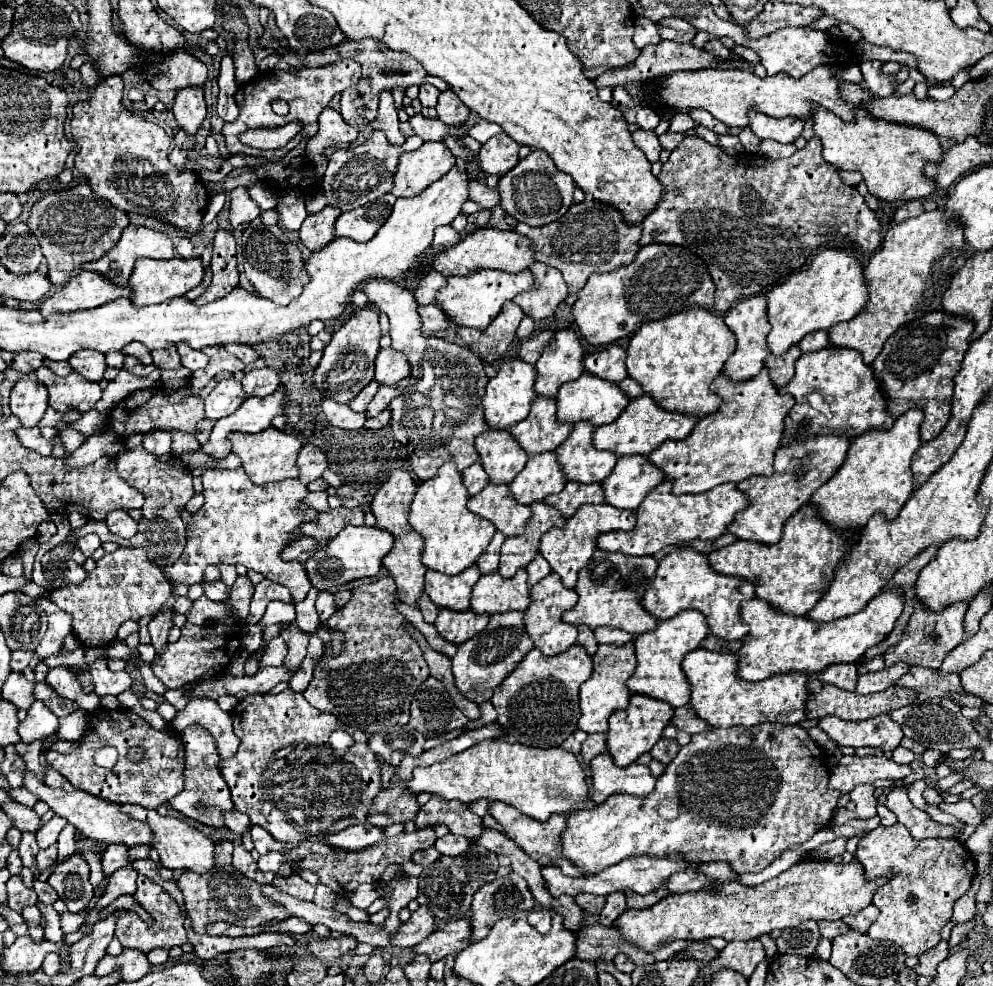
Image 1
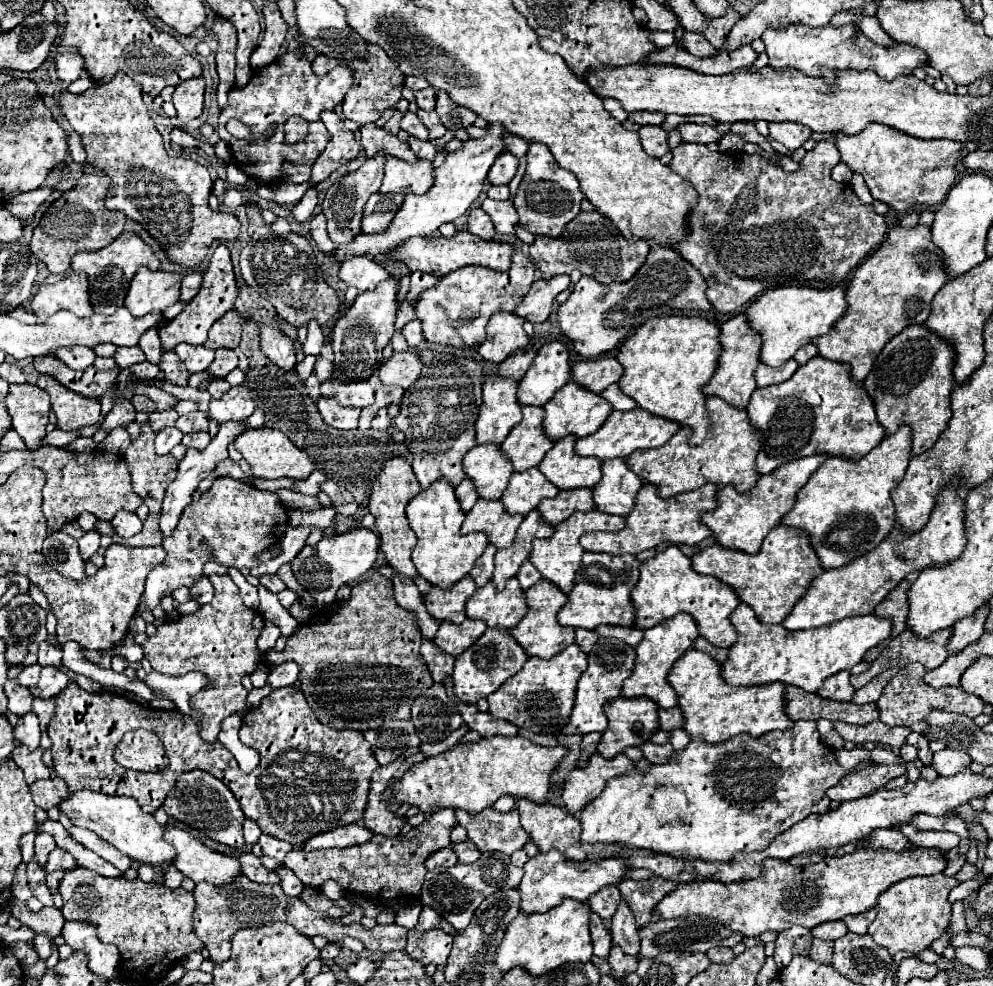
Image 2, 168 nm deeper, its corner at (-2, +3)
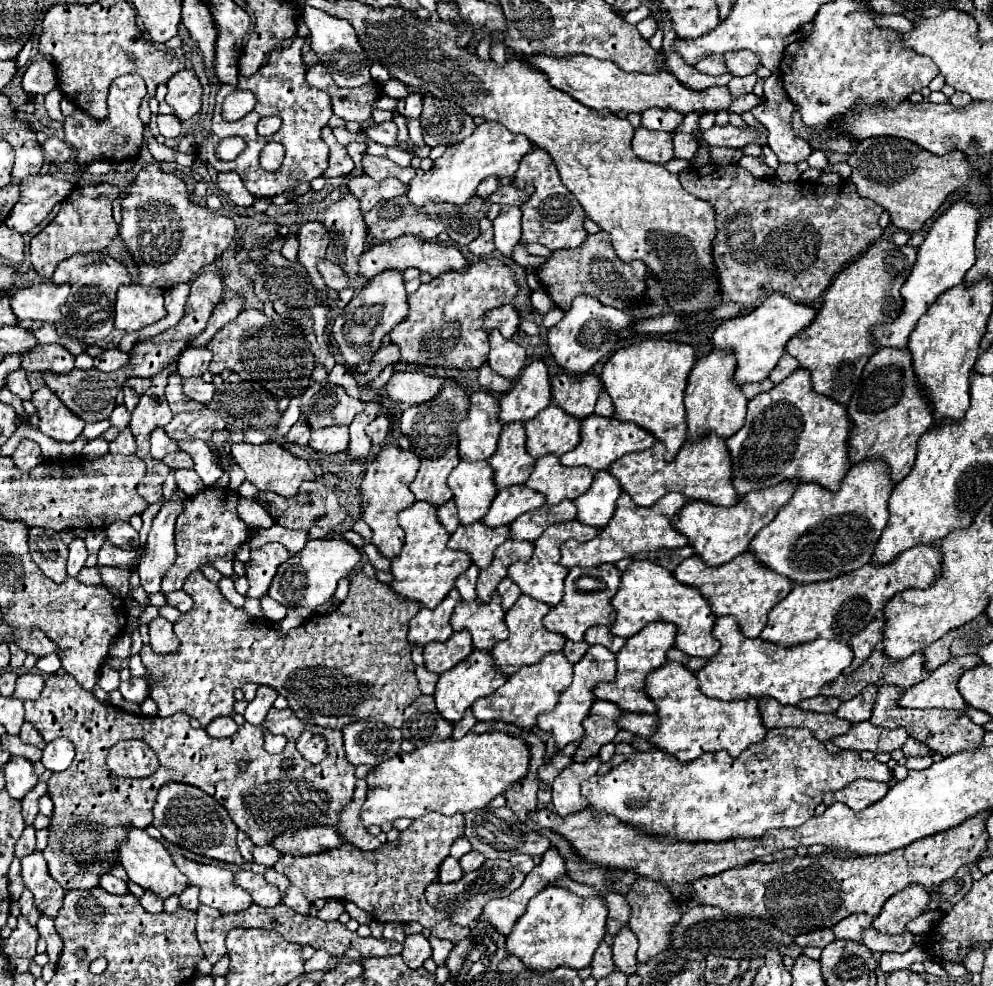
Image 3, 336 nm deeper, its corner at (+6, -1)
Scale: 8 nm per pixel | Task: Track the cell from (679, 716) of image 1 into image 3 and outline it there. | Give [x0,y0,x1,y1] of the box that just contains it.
[618,713,656,739]

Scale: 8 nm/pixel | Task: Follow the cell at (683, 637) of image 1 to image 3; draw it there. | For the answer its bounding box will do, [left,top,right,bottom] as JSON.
[592,623,676,713]

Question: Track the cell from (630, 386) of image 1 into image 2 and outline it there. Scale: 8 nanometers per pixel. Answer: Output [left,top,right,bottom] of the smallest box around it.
[604,383,636,411]

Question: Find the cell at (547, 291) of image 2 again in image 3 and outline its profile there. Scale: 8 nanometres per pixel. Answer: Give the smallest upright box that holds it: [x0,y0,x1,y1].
[484,305,520,339]

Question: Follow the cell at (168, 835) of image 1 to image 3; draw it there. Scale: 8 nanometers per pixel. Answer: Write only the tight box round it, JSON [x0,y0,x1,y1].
[172,853,252,913]

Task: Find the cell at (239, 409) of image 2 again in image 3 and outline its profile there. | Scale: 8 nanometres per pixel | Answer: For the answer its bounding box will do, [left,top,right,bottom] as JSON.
[164,405,226,441]

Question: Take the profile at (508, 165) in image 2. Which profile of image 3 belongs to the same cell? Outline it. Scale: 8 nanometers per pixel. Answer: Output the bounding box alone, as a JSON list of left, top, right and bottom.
[476,177,498,199]

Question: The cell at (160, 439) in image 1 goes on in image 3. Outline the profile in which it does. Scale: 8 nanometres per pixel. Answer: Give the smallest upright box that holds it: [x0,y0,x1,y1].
[150,429,180,459]

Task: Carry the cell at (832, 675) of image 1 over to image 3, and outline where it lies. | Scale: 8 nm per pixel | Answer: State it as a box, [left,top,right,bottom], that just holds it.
[800,697,842,713]

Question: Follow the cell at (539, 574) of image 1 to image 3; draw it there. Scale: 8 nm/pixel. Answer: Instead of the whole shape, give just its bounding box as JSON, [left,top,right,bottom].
[496,577,520,611]

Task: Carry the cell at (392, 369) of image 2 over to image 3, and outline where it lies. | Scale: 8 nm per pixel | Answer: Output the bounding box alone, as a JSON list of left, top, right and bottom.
[386,371,444,405]

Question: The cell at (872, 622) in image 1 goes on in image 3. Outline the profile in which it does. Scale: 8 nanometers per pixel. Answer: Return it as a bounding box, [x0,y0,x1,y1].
[696,615,852,705]

